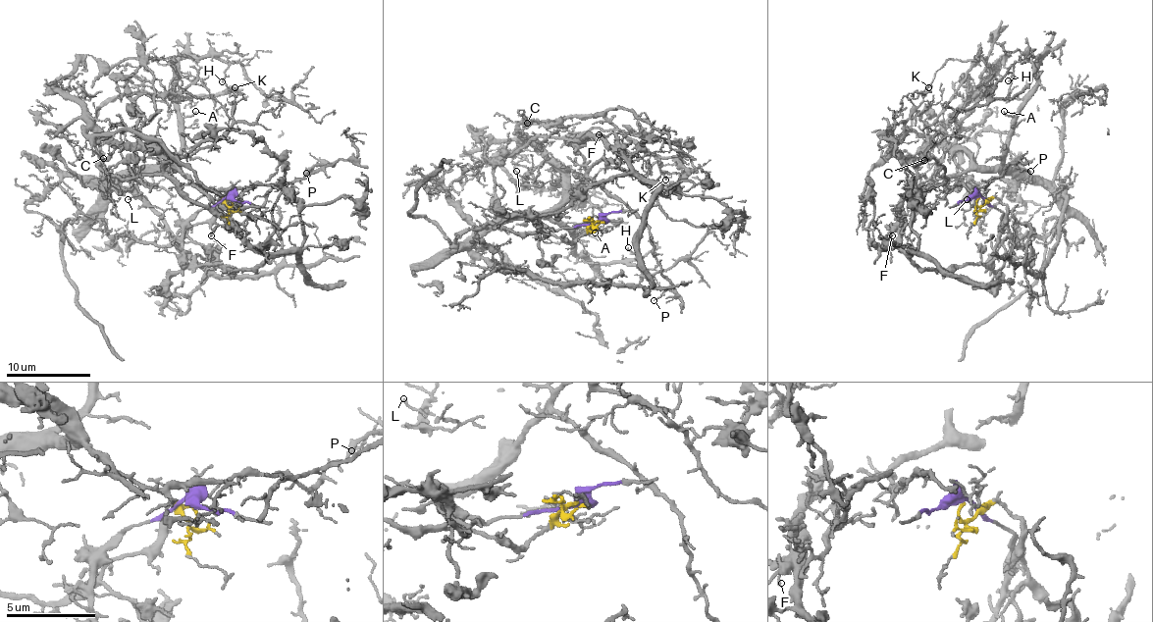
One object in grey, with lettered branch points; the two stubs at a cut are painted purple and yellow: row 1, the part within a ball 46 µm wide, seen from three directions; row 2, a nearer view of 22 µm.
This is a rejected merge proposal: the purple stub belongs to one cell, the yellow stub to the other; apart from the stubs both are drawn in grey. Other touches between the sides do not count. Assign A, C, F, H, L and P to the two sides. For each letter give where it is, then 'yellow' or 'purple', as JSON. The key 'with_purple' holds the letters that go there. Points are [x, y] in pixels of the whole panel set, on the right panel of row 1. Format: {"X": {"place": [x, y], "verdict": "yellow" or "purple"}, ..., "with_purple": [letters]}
{"A": {"place": [1004, 111], "verdict": "yellow"}, "C": {"place": [924, 160], "verdict": "yellow"}, "F": {"place": [892, 235], "verdict": "purple"}, "H": {"place": [1008, 80], "verdict": "yellow"}, "L": {"place": [967, 199], "verdict": "yellow"}, "P": {"place": [1030, 171], "verdict": "yellow"}, "with_purple": ["F"]}

